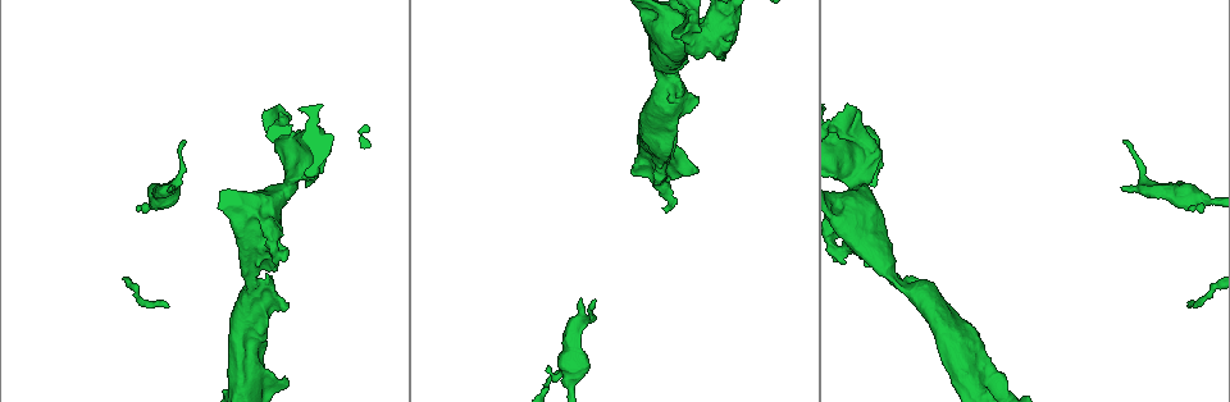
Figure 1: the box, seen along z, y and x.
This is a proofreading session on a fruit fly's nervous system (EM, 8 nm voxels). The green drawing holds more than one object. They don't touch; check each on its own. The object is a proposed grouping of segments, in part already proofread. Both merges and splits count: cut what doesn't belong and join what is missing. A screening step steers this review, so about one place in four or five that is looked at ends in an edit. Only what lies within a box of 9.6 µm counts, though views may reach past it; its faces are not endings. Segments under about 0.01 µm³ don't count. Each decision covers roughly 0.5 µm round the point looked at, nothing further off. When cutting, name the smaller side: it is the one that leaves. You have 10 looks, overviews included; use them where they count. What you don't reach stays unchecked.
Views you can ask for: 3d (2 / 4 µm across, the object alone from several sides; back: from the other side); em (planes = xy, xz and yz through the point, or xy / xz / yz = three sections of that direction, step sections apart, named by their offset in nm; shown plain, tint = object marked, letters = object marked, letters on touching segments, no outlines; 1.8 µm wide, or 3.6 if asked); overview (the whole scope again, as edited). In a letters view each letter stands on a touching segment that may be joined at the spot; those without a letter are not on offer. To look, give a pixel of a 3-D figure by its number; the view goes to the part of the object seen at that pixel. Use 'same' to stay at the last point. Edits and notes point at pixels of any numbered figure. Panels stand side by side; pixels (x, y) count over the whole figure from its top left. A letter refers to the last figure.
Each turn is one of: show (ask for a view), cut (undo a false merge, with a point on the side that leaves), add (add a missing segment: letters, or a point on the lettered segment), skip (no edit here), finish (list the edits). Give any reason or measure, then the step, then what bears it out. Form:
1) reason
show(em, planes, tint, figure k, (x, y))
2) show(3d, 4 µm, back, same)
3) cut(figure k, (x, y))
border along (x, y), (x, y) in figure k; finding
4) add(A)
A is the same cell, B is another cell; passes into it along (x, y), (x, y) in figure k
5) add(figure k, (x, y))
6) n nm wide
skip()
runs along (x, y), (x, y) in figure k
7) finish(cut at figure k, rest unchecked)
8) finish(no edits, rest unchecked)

thin end
show(3d, 2 µm, figure 1, (548, 365))

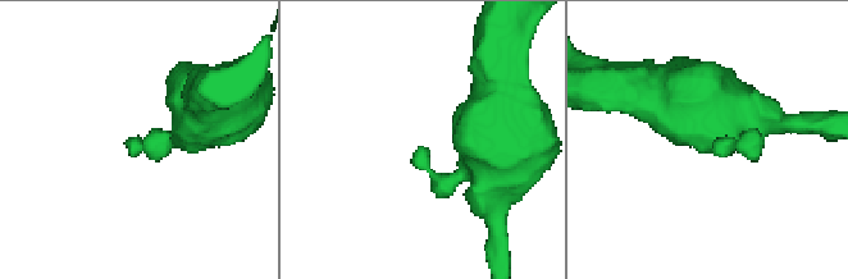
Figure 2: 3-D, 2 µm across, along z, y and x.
now the EM
show(em, planes, letters, figure 2, (421, 147))

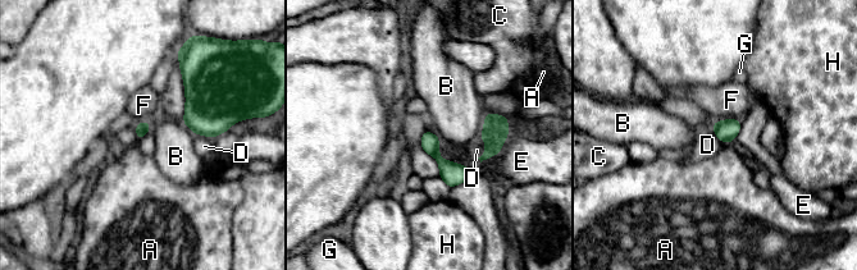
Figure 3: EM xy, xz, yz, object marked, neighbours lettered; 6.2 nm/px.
skip()
A, B, C, D, E, F, G and H are other cells; border along (481, 138), (486, 149), (477, 158) in figure 3; no lettered segment goes on from it

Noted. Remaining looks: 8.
free end
show(em, planes, letters, figure 1, (1122, 188))

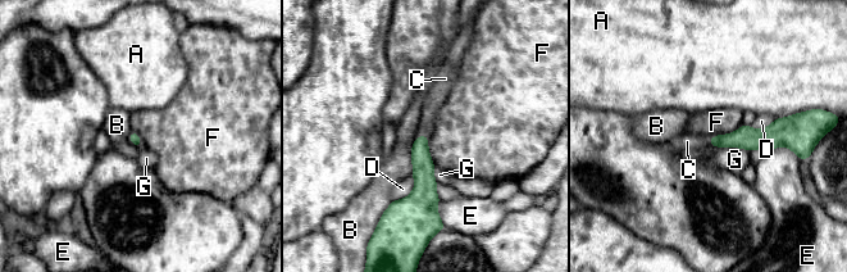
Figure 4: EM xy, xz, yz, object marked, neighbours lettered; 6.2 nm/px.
add(C)
C is the same cell, A, B, D, E, F and G are other cells; passes into it along (423, 166), (422, 135), (436, 98) in figure 4; the neuron continues

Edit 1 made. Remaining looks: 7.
redraw
show(overview)

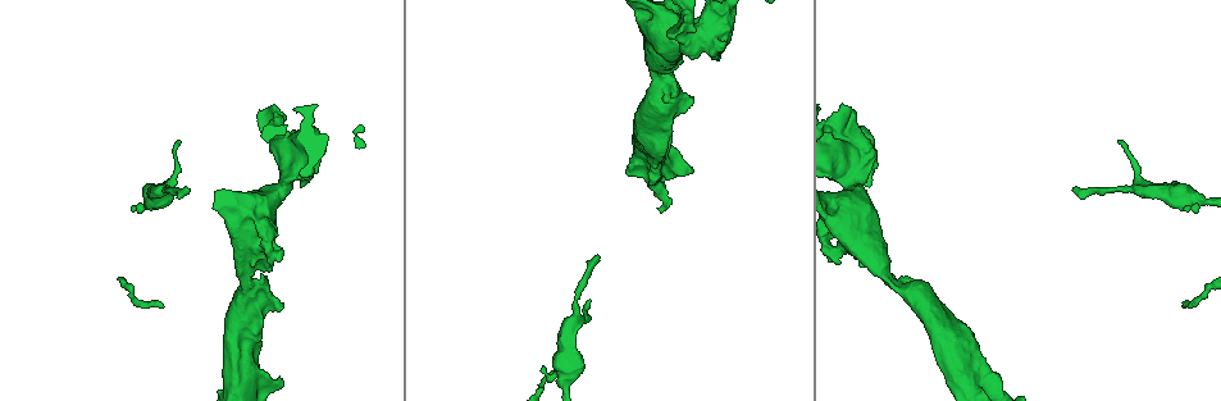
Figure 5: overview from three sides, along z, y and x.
thick turns thin
show(em, planes, plain, figure 5, (671, 161))

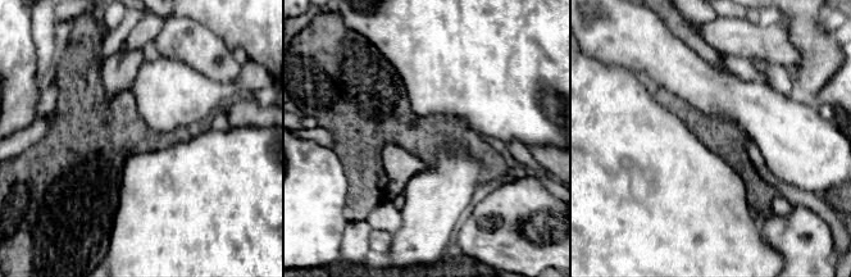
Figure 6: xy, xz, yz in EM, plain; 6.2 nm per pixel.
what lies round it
show(em, planes, letters, same)

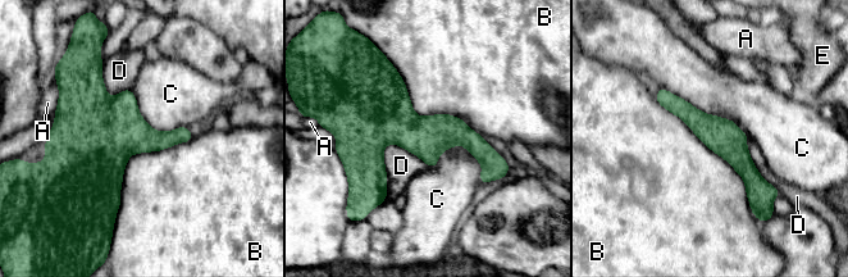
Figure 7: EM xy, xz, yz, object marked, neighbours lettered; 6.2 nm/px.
220 nm wide
skip()
A, B, C, D and E are other cells; runs along (351, 128), (460, 132), (500, 162) in figure 7; continuous, no second neuron

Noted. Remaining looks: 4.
free end
show(em, planes, letters, figure 5, (675, 78))

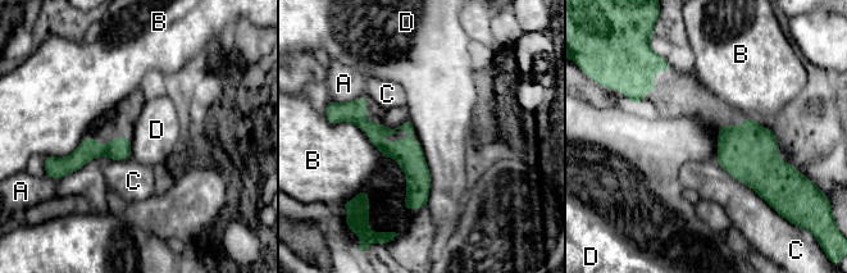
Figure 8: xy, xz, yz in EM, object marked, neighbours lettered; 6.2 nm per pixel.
skip()
A, B, C and D are other cells; border along (418, 141), (429, 176), (427, 205) in figure 8; none of them fits

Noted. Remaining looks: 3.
finish(add at figure 4, rest unchecked)

